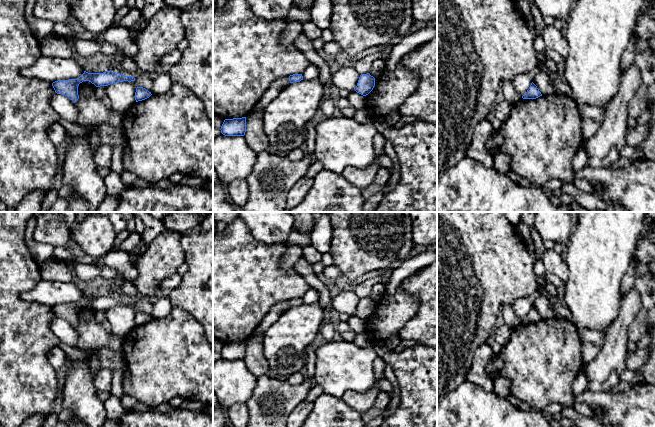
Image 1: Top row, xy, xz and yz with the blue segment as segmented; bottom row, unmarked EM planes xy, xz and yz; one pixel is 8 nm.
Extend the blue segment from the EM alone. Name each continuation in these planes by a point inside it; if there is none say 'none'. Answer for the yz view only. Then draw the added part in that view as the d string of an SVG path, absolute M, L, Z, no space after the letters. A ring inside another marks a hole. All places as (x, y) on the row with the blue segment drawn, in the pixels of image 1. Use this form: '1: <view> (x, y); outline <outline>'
none

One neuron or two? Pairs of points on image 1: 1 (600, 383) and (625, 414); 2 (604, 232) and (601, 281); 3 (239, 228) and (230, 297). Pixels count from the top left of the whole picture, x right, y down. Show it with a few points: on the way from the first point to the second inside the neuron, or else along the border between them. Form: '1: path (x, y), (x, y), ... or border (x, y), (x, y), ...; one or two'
1: border (587, 388), (593, 391), (609, 392); two
2: path (602, 244), (602, 269); one
3: path (236, 245), (230, 280); one

